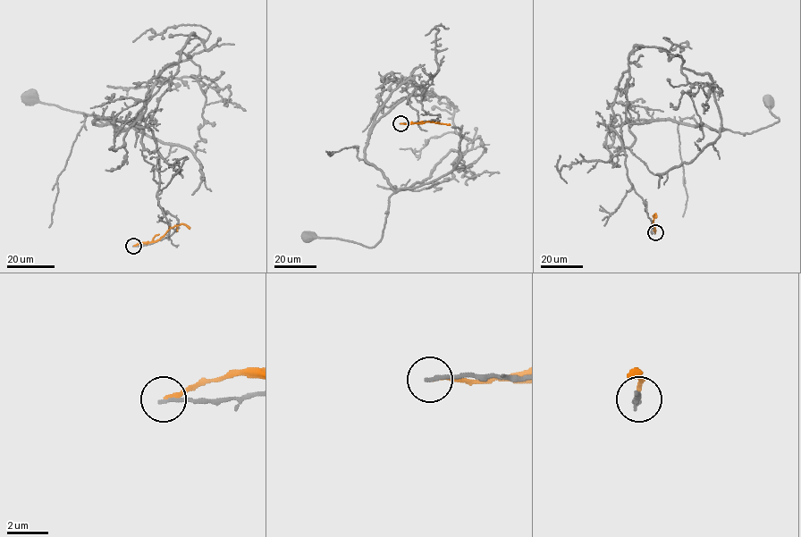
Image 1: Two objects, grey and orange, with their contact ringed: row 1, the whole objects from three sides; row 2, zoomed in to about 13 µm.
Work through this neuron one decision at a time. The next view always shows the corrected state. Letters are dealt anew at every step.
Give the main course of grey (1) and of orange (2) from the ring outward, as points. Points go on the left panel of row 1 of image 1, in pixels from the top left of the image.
1: (133, 246), (177, 227), (158, 205), (154, 134), (93, 121), (126, 130), (117, 133), (29, 95)
2: (133, 245), (156, 241), (175, 225), (182, 223), (189, 229)

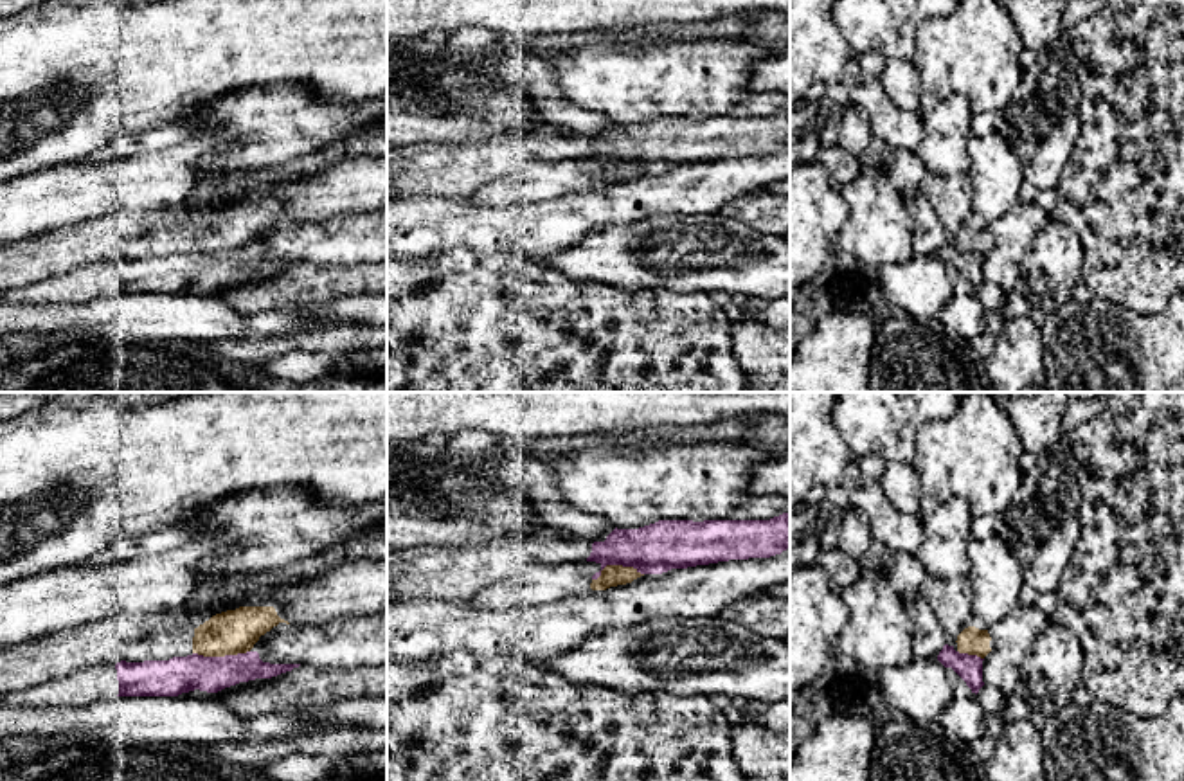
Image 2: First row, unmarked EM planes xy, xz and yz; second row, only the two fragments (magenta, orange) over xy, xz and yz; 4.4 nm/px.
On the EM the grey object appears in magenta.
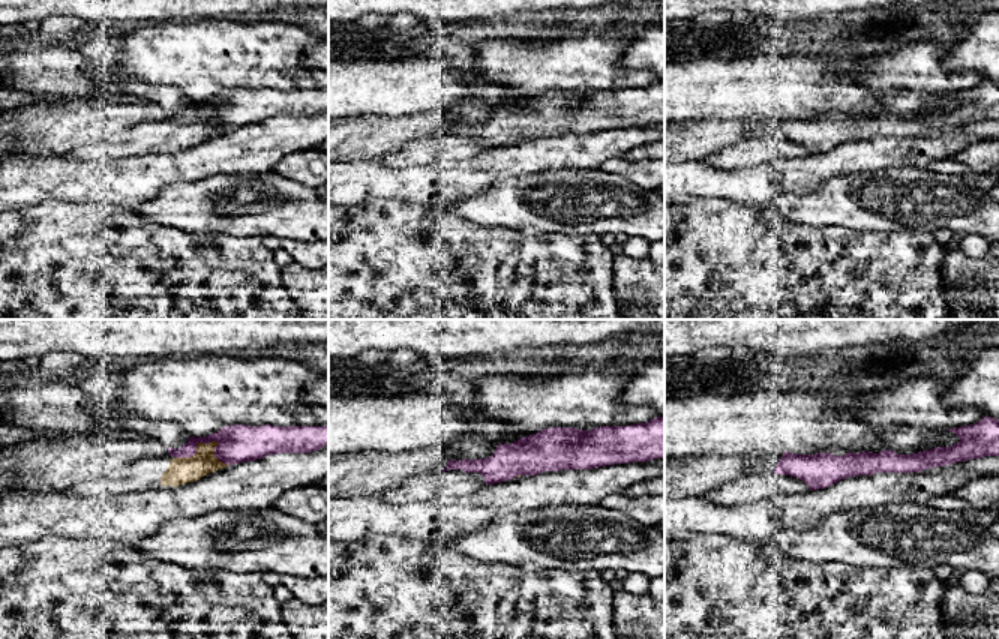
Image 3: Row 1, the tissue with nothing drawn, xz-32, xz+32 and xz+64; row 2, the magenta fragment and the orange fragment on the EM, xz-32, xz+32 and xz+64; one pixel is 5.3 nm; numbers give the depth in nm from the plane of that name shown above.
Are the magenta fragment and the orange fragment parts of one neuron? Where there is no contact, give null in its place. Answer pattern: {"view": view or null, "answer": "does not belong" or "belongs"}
{"view": "xy", "answer": "does not belong"}

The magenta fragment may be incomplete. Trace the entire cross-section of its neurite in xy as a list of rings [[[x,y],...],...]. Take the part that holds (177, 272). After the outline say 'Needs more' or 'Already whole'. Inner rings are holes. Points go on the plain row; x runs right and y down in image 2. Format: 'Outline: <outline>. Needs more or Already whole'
Outline: [[[257,248],[225,254],[198,250],[169,257],[90,263],[0,295],[14,304],[85,304],[115,293],[178,293],[194,286],[218,290],[256,275],[272,275],[300,261],[270,261]]]. Needs more

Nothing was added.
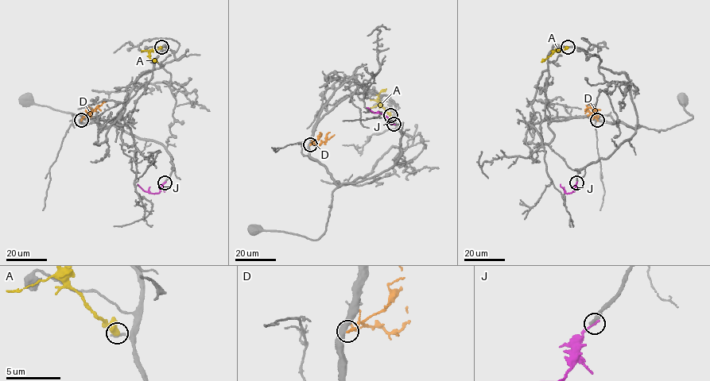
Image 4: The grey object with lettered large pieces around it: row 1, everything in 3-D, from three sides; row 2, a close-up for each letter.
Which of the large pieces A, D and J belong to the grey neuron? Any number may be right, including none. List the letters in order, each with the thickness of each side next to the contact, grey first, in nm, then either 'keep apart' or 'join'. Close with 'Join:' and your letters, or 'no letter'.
A: calibres 280 and 650 nm; keep apart
D: calibres 550 and 260 nm; keep apart
J: calibres 320 and 240 nm; keep apart
Join: no letter

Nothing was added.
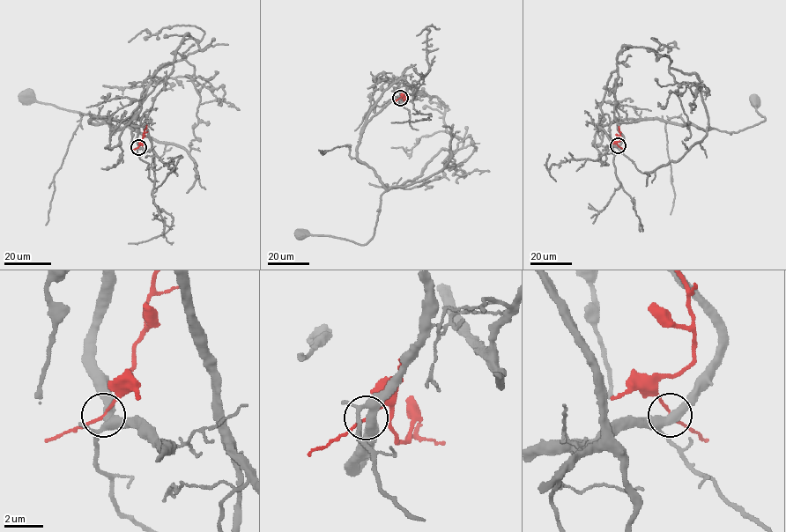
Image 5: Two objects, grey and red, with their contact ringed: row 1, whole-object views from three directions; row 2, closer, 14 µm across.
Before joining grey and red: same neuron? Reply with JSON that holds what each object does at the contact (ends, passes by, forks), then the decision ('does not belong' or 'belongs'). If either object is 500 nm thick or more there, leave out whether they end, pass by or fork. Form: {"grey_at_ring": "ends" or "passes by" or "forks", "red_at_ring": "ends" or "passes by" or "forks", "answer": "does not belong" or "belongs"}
{"grey_at_ring": "forks", "red_at_ring": "passes by", "answer": "belongs"}

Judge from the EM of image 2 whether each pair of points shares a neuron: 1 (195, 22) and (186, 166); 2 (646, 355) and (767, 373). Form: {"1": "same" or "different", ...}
{"1": "different", "2": "different"}

